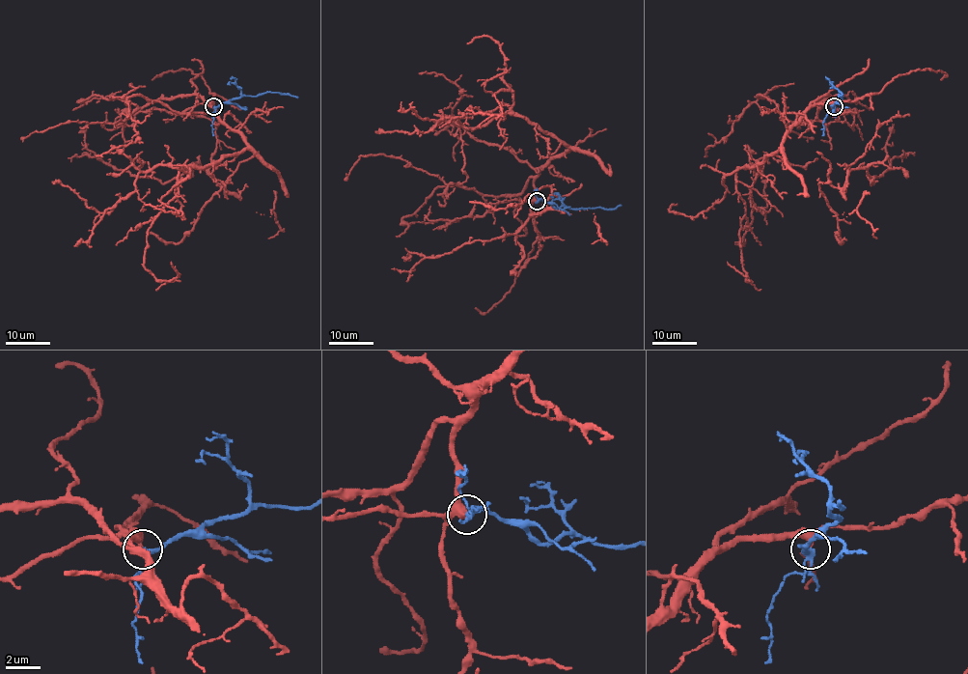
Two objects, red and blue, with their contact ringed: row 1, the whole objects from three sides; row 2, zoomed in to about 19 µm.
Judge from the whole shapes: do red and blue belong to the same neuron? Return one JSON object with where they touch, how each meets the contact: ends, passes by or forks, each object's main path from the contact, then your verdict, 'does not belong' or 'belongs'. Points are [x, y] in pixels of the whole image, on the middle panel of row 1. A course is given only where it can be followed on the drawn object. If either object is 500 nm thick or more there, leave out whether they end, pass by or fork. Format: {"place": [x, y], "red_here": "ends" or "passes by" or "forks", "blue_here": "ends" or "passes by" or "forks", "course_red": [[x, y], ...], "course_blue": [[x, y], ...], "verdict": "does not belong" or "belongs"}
{"place": [537, 201], "red_here": "passes by", "blue_here": "passes by", "course_red": [[538, 201], [534, 179], [570, 148], [503, 103], [489, 112], [467, 108], [501, 114], [494, 95]], "course_blue": [[538, 201], [543, 200], [556, 208], [563, 206], [581, 209], [613, 209], [621, 205]], "verdict": "belongs"}

